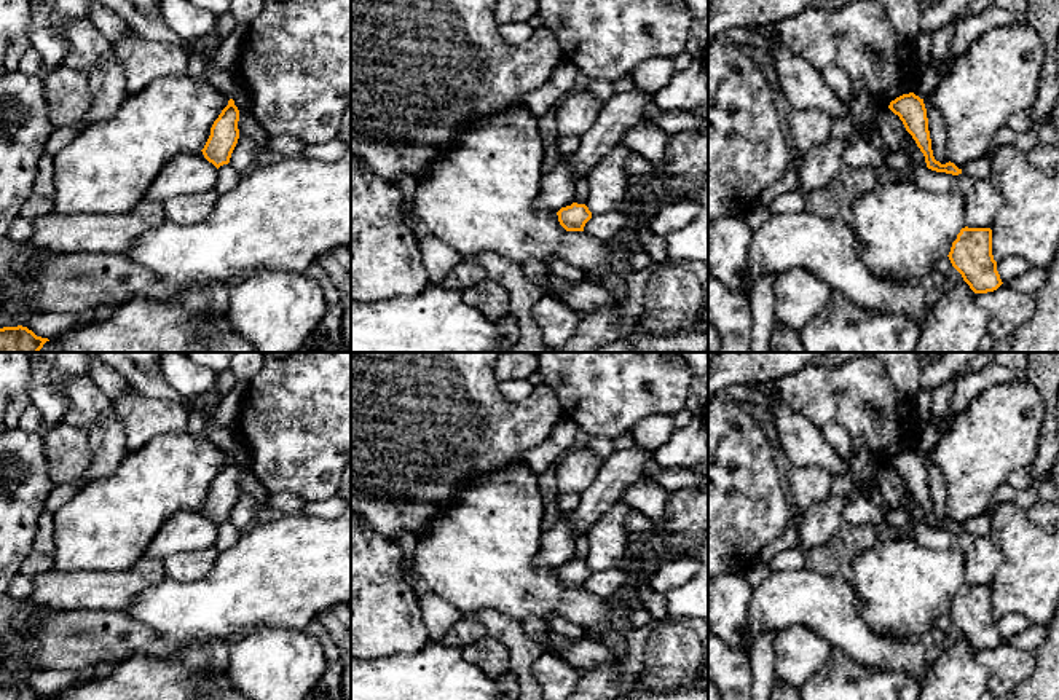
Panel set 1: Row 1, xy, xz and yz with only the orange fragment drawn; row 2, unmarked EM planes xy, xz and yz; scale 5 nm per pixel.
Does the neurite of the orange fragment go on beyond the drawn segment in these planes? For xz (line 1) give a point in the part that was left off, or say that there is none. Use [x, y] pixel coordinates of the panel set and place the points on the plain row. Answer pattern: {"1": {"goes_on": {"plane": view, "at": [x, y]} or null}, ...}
{"1": {"goes_on": null}}

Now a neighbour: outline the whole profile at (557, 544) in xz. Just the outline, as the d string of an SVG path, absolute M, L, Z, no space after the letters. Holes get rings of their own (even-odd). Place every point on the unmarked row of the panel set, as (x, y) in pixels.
M560 512L557 523L542 533L533 564L539 569L558 569L561 564L571 563L576 542L569 512Z

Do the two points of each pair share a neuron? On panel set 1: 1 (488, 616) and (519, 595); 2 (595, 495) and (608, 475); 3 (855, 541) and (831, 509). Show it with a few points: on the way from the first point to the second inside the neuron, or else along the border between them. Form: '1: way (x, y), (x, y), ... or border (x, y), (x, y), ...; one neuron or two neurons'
1: border (463, 613), (495, 609), (520, 624); two neurons
2: way (600, 490), (608, 480); one neuron
3: border (844, 522), (823, 544), (814, 547); two neurons

